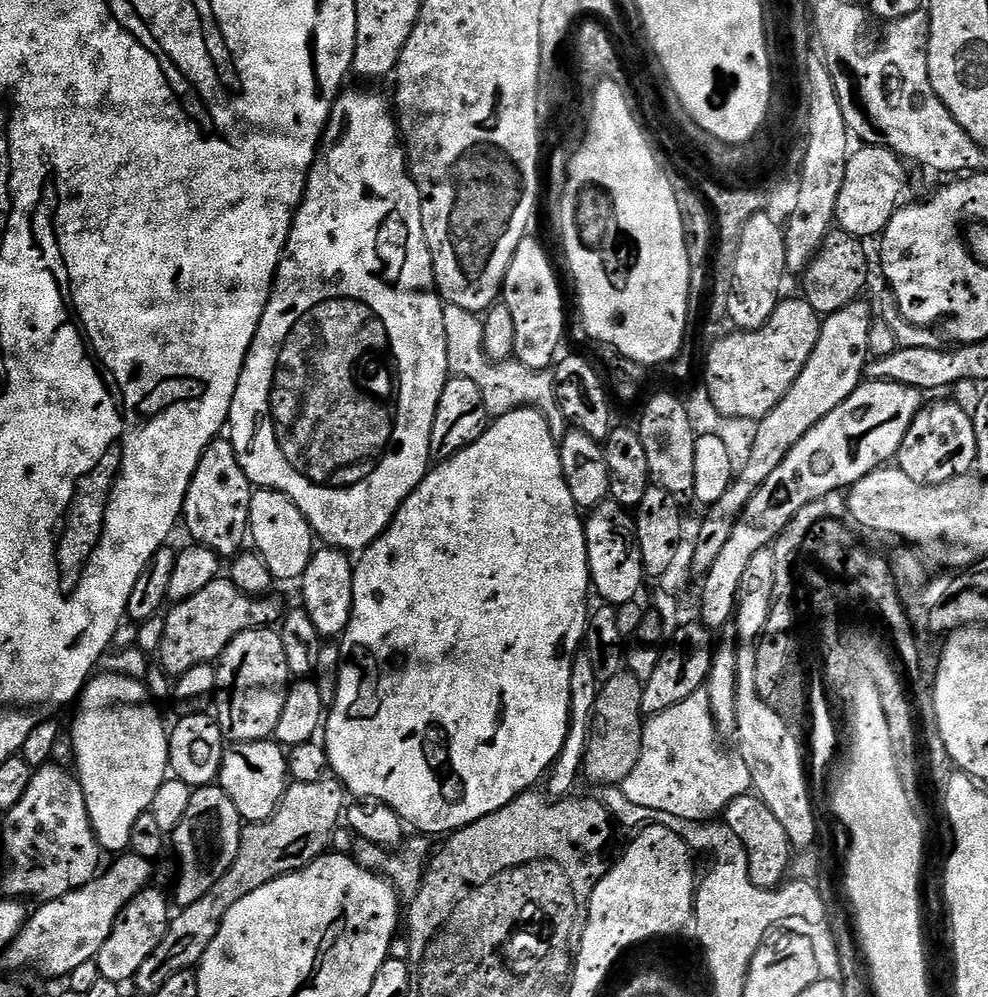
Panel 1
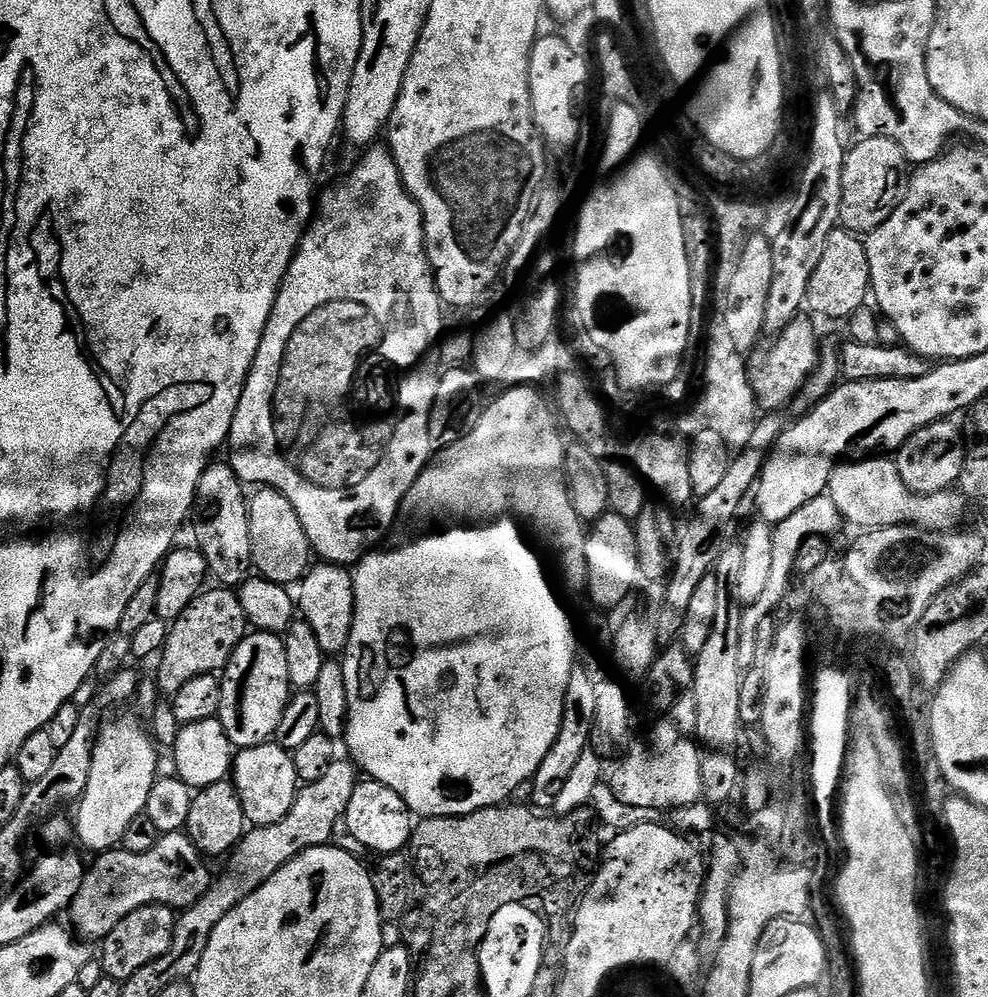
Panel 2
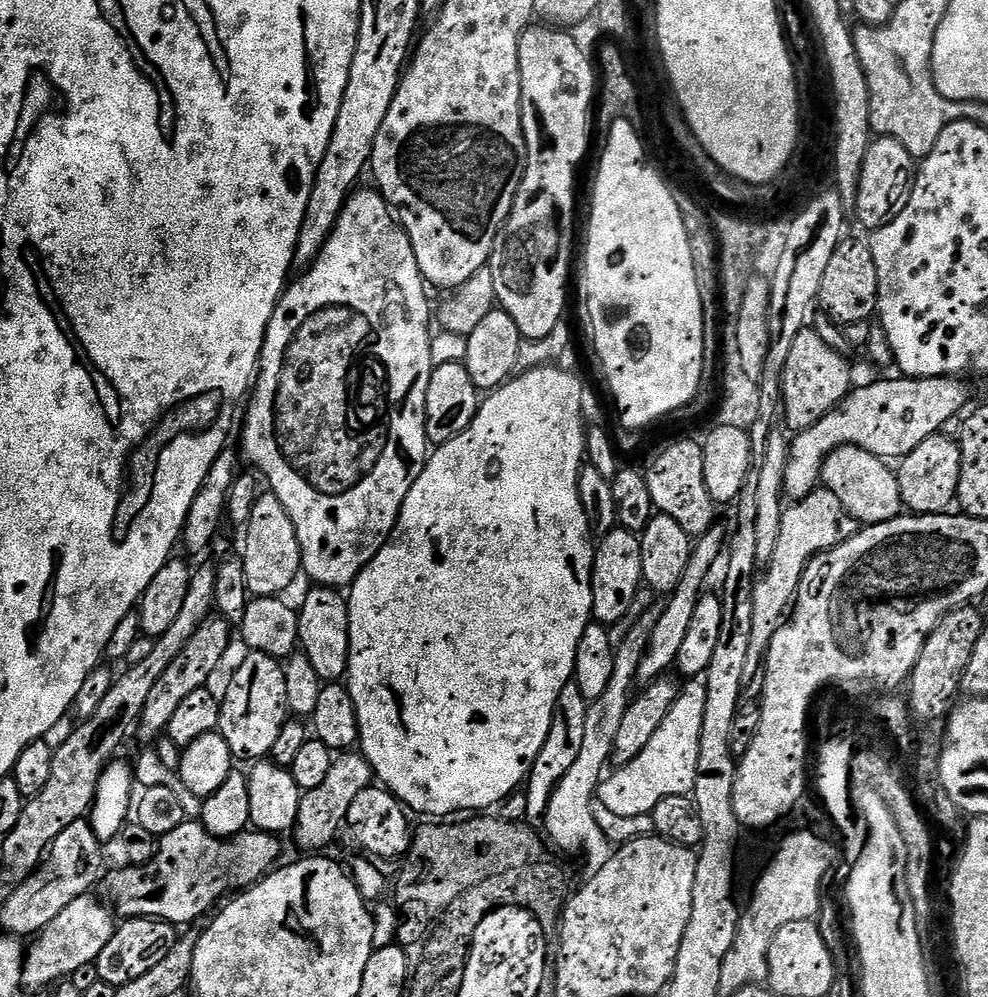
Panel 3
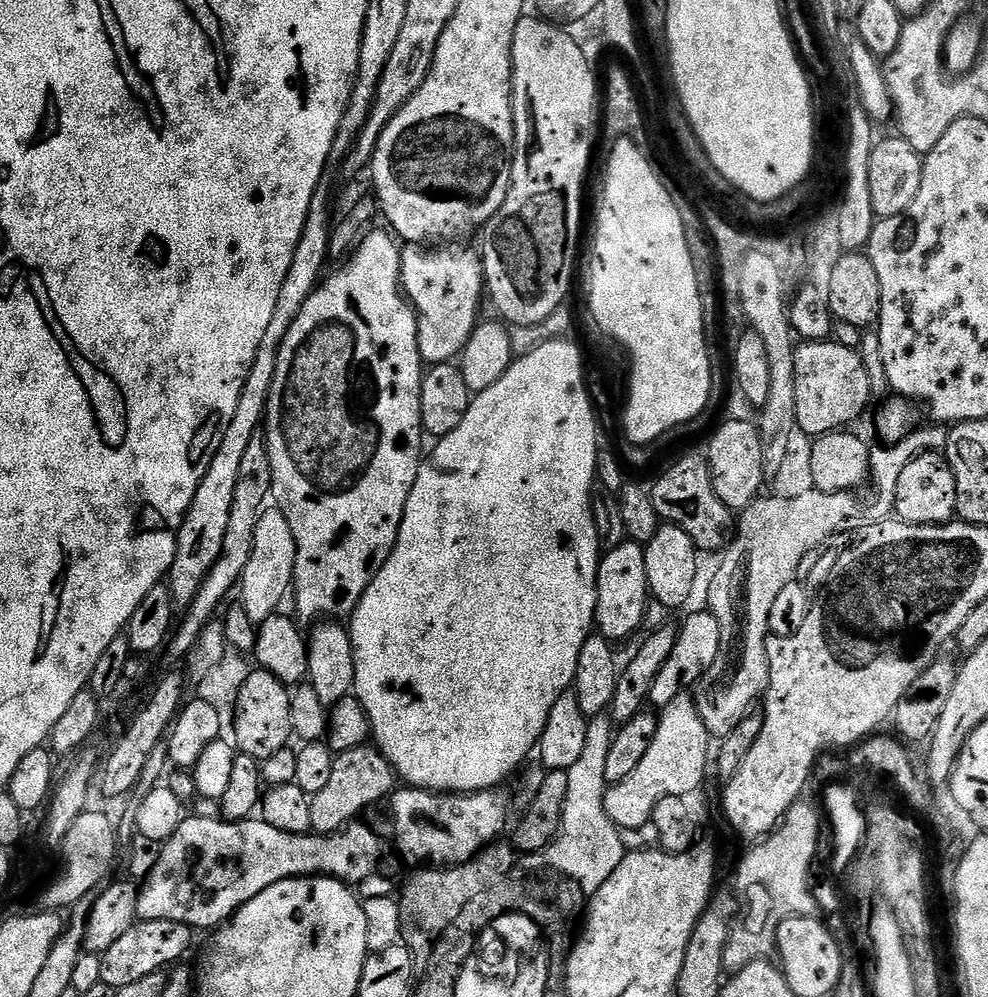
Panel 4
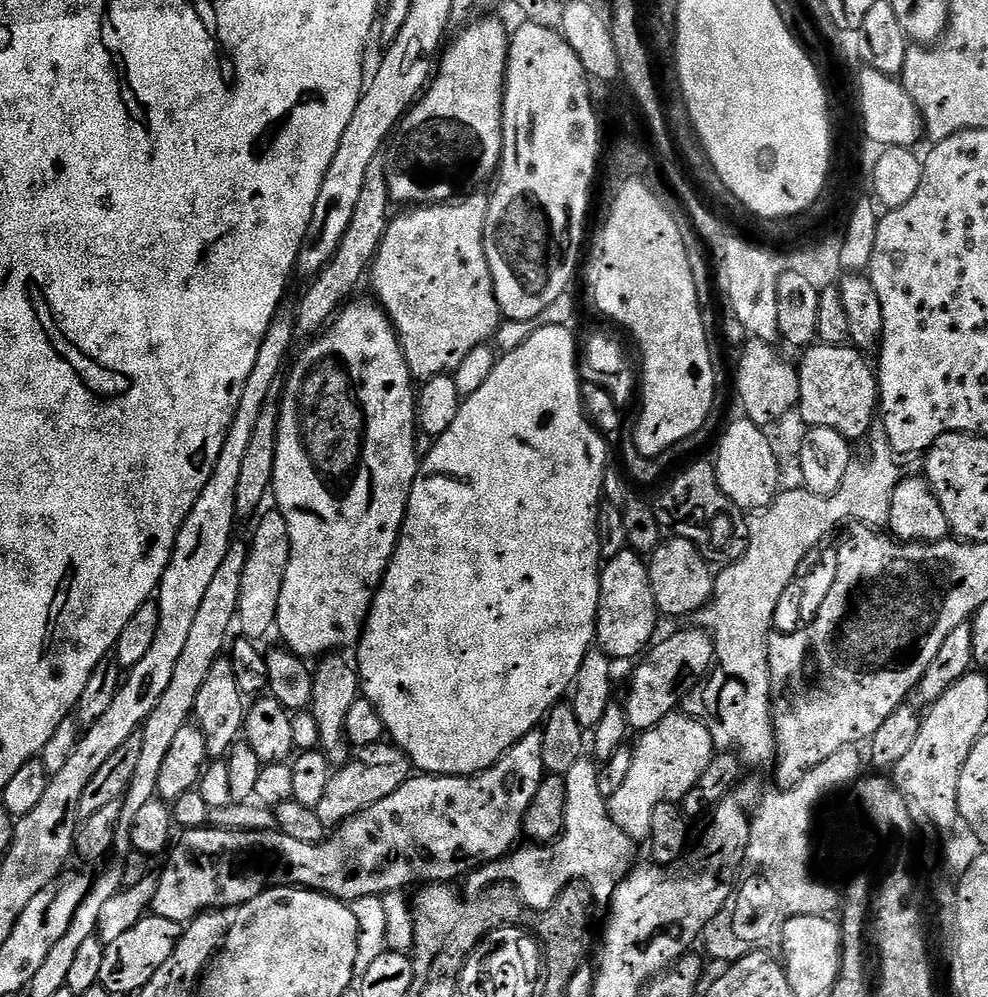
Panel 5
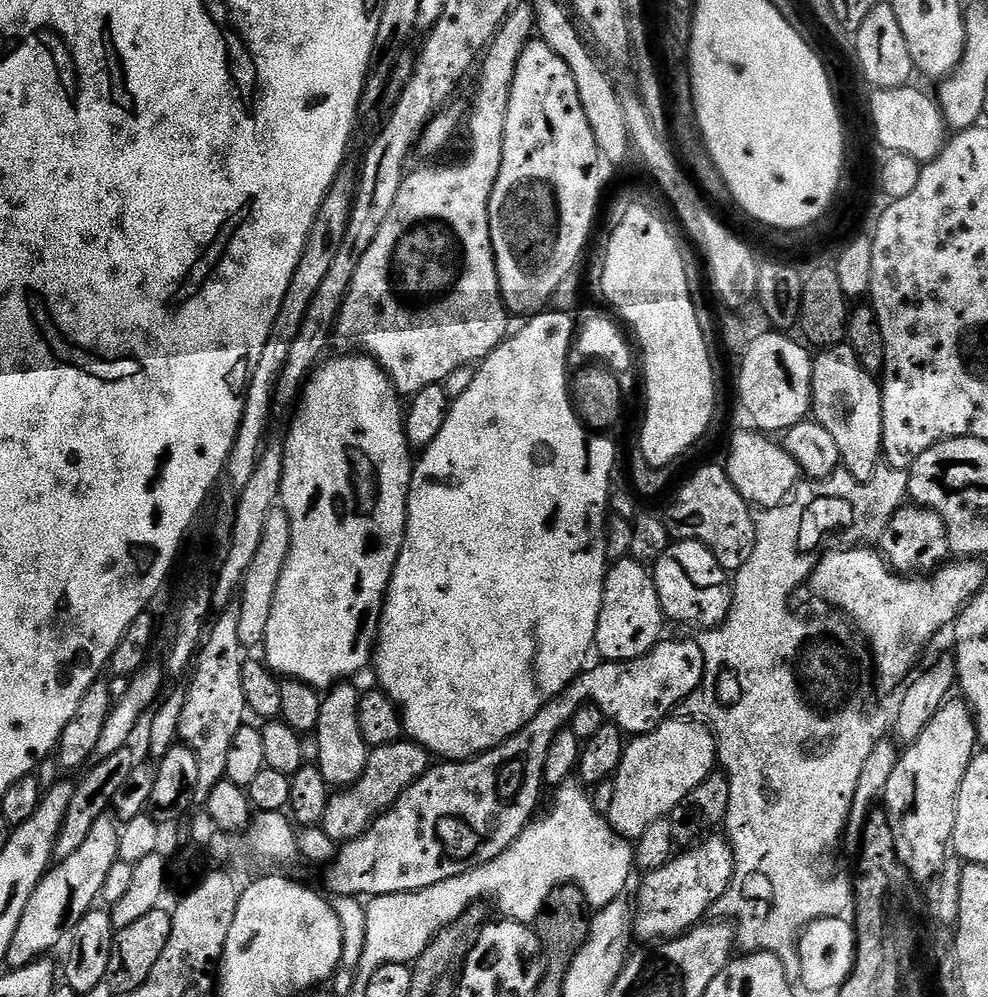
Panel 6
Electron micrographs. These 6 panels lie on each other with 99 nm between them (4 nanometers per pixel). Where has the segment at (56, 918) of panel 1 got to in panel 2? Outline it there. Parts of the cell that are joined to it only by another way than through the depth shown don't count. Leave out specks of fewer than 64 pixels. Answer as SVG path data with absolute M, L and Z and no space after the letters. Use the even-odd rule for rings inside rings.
M183 831L163 833L156 848L148 853L109 850L99 853L95 860L96 865L85 871L82 886L70 905L71 927L88 942L103 941L122 918L139 908L159 904L173 910L186 909L201 900L214 883L214 872L204 865L205 857Z

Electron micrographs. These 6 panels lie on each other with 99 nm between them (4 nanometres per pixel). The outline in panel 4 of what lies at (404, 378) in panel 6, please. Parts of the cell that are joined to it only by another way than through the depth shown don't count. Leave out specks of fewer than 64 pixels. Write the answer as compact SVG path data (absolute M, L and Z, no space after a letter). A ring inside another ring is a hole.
M408 246L400 253L400 286L416 310L420 356L428 366L455 361L482 316L484 261L477 249L464 247L468 246Z

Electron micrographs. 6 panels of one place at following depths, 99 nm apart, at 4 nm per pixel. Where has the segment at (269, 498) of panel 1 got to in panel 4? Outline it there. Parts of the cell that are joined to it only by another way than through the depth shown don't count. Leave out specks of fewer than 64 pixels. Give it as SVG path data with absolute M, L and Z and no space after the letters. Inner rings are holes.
M270 506L258 521L258 530L254 530L254 550L250 554L244 578L238 584L238 600L243 604L250 622L256 625L266 622L266 618L277 615L279 608L276 607L287 596L289 599L292 592L295 557L296 543L294 534L290 534L290 522L286 522L279 508Z

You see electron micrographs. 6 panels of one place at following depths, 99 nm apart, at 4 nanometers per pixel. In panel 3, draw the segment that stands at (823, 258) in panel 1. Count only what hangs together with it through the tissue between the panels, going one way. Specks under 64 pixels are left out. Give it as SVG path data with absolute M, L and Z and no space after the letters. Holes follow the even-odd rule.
M841 239L822 277L818 304L824 307L821 308L823 315L841 326L850 322L871 321L877 315L877 298L878 266L874 266L871 243L867 239Z

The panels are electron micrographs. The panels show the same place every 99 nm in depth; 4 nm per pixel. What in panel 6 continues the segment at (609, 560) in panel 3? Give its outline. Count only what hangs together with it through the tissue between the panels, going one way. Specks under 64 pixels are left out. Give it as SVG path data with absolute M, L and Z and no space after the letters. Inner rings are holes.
M631 558L615 561L604 574L595 651L600 651L605 661L633 660L644 656L655 644L660 643L665 635L664 624L666 625L666 617L658 602L658 590L651 571Z

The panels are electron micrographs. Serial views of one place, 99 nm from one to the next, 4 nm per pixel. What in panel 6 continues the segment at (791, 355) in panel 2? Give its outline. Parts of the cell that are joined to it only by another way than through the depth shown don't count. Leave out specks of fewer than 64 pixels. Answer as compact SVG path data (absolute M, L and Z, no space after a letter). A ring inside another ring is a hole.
M847 343L834 348L823 349L812 361L812 411L817 424L831 434L838 445L838 454L842 468L860 483L874 478L875 471L882 464L884 447L882 446L882 388L877 377L872 376L858 362L858 354Z

